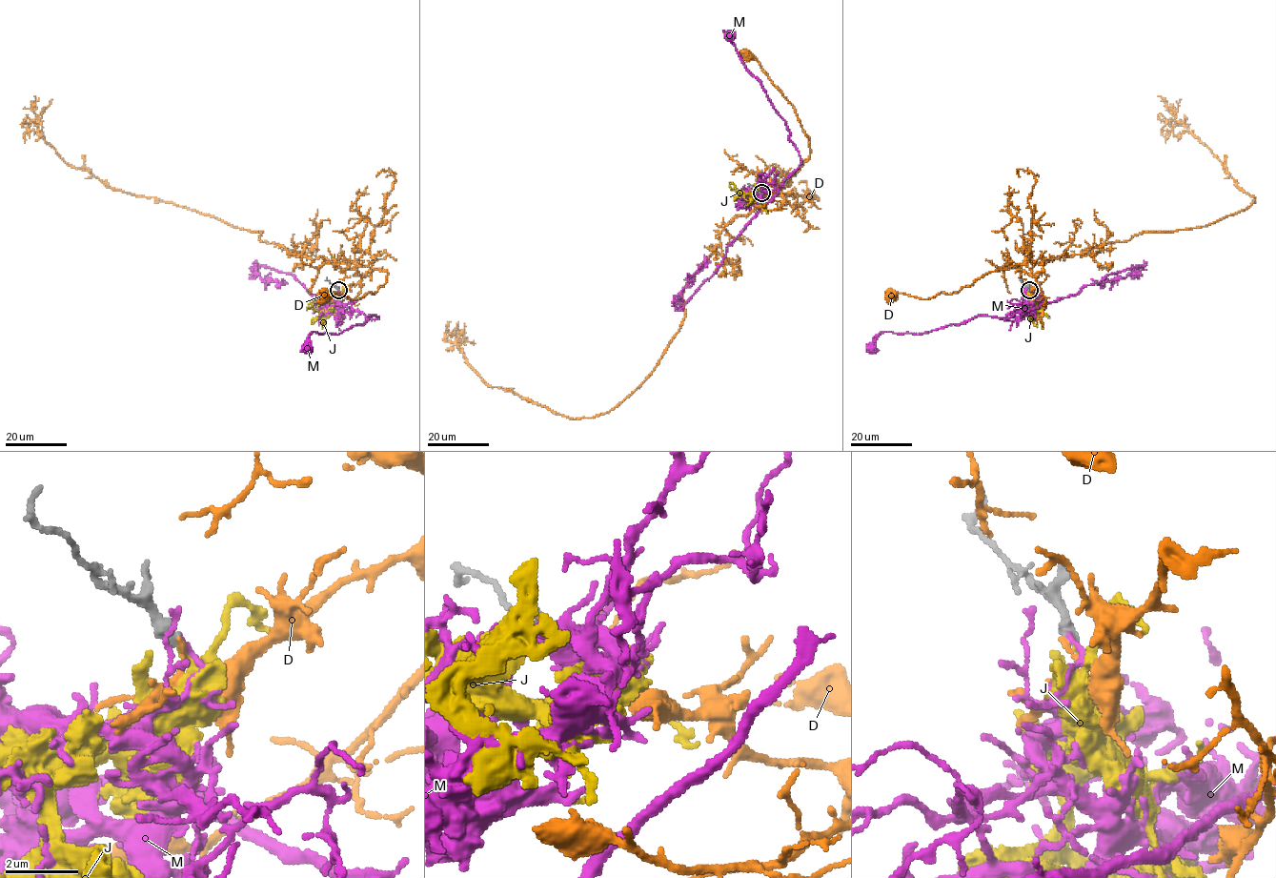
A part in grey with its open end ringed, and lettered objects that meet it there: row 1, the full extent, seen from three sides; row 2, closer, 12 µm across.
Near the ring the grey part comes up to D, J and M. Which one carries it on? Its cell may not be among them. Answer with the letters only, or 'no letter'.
J

